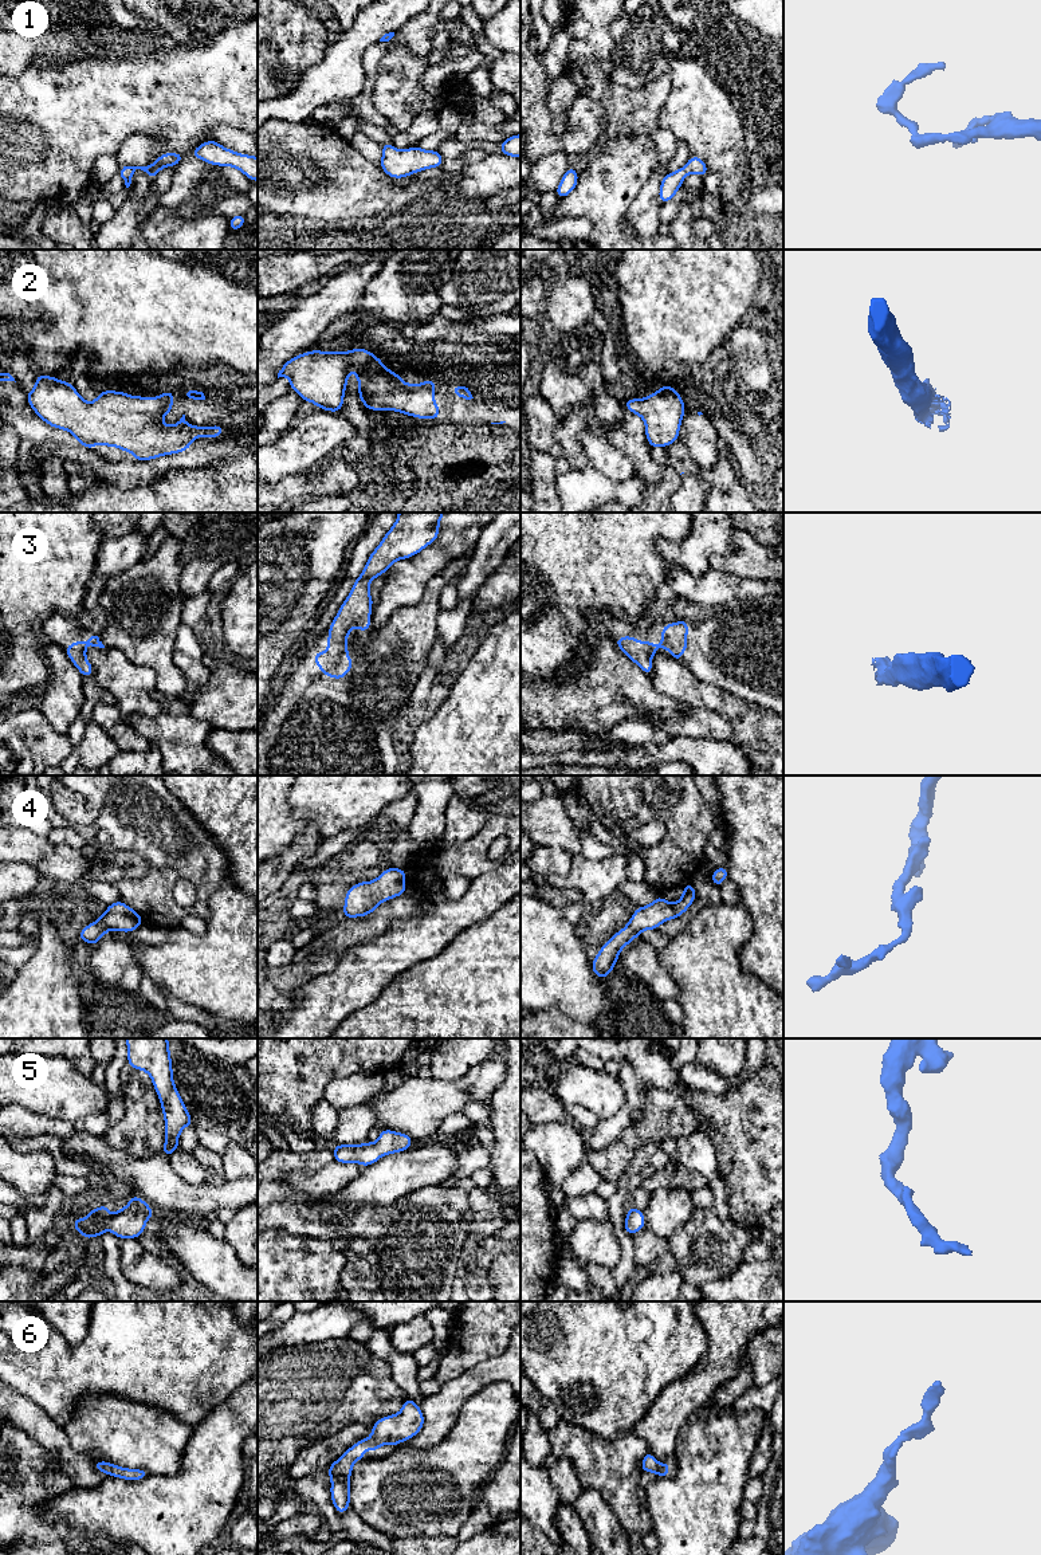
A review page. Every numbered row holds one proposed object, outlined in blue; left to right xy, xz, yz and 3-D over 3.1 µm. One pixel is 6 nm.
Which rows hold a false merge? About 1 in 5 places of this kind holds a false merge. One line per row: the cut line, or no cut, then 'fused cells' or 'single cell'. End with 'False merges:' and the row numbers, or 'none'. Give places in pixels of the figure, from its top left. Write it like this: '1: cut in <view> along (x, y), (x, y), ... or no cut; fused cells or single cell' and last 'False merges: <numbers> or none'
1: no cut; single cell
2: no cut; single cell
3: no cut; single cell
4: no cut; single cell
5: no cut; single cell
6: no cut; single cell
False merges: none

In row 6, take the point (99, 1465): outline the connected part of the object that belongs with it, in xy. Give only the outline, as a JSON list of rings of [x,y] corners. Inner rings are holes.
[[[94,1461],[94,1468],[106,1473],[107,1476],[119,1477],[127,1481],[142,1480],[149,1474],[149,1472],[145,1469],[122,1468],[109,1461]]]

